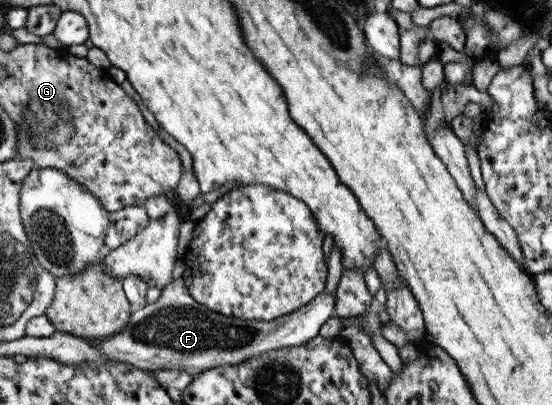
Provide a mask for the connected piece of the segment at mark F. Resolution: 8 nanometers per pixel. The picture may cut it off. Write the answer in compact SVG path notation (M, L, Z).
M175 277L171 284L162 289L157 302L132 314L125 330L105 338L103 342L89 342L103 358L132 363L139 369L153 372L156 369L181 370L195 377L221 366L240 365L240 362L252 360L259 354L304 345L316 338L323 324L335 316L335 291L324 291L296 313L274 321L233 319L196 302L184 279Z

